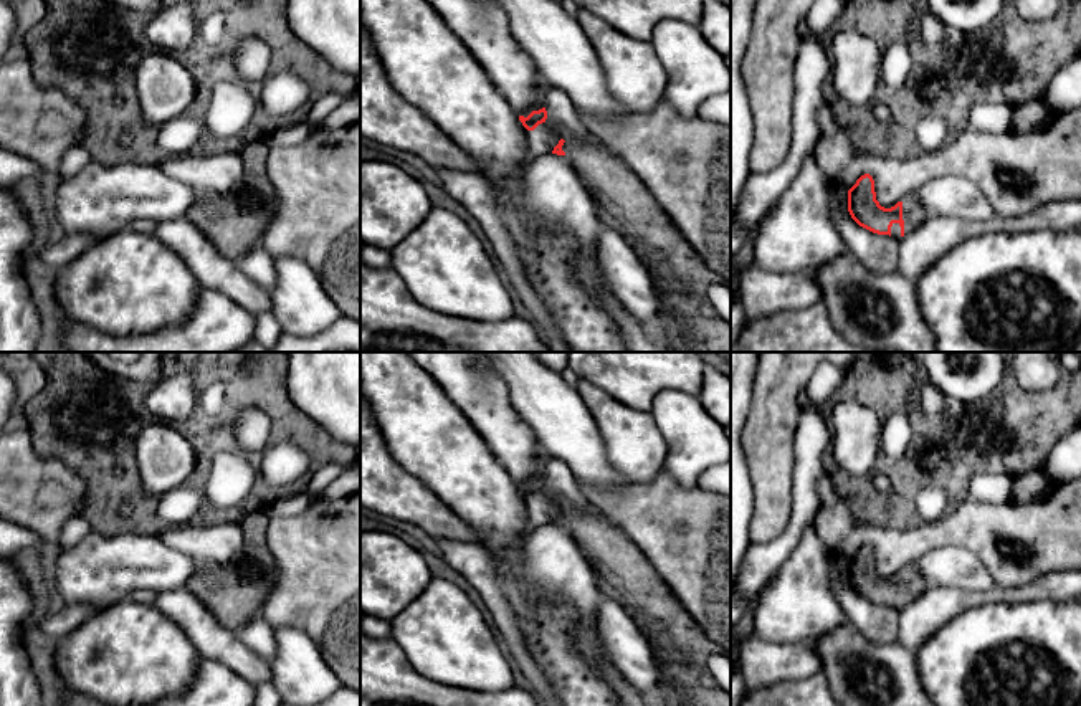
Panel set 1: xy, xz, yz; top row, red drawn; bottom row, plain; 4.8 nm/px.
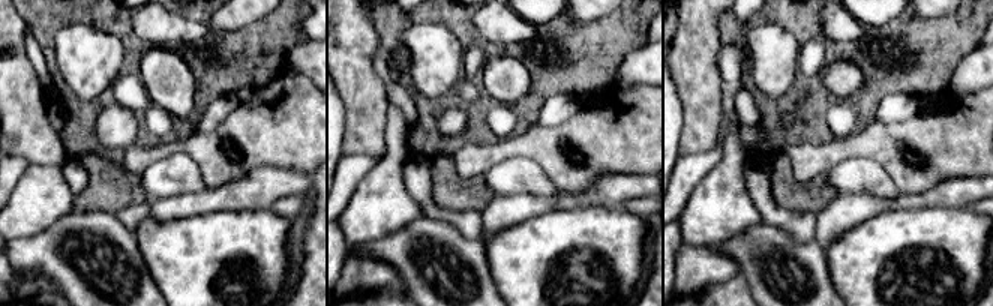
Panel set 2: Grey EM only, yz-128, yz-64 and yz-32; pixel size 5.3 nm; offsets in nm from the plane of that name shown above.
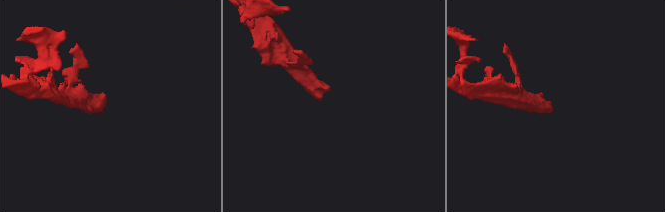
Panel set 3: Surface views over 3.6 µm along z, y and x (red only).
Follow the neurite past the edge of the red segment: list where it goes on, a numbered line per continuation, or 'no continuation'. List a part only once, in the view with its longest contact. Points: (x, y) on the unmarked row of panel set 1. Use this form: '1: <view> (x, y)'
1: yz (913, 582)

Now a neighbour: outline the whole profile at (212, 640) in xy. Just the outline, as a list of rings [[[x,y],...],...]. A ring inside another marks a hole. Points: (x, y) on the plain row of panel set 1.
[[[185,587],[159,592],[154,605],[185,632],[200,656],[228,666],[253,686],[271,681],[268,661],[243,645]]]

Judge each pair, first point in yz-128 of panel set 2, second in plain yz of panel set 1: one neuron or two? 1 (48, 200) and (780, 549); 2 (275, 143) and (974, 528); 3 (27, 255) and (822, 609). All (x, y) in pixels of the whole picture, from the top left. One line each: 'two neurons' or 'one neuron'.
1: two neurons
2: one neuron
3: two neurons

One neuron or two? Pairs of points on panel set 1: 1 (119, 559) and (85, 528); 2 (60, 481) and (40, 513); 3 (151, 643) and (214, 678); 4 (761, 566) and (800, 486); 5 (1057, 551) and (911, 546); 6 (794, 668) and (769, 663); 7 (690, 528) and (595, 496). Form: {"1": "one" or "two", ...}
{"1": "two", "2": "one", "3": "two", "4": "one", "5": "one", "6": "one", "7": "one"}

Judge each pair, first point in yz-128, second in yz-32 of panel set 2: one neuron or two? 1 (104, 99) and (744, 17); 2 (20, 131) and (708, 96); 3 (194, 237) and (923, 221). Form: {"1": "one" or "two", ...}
{"1": "two", "2": "one", "3": "one"}

